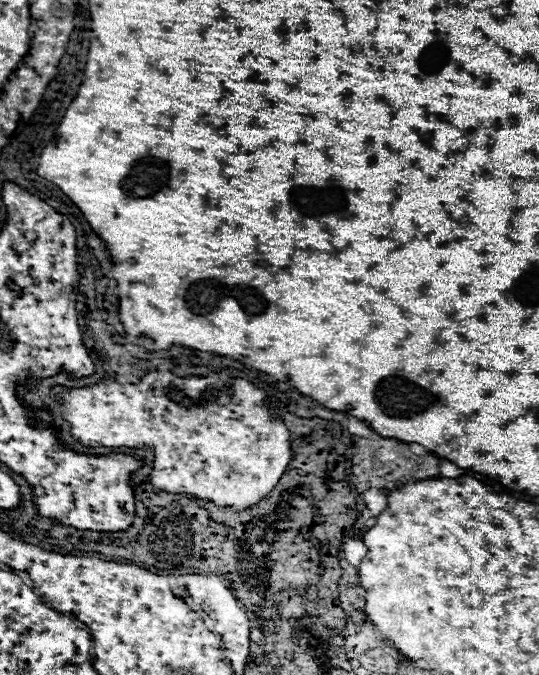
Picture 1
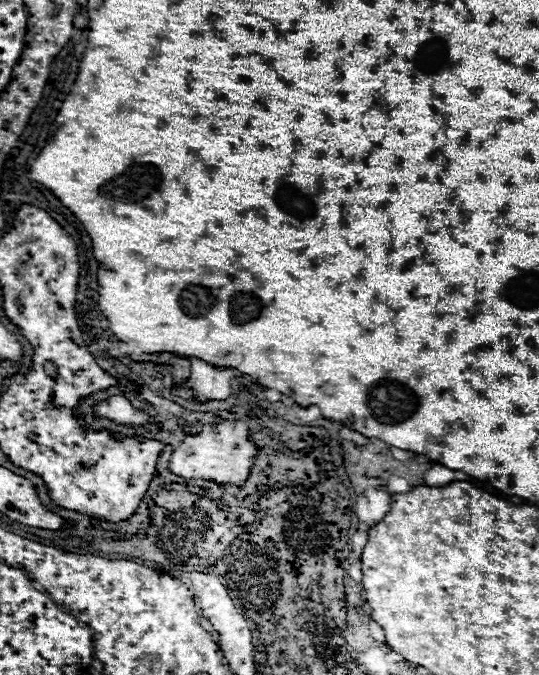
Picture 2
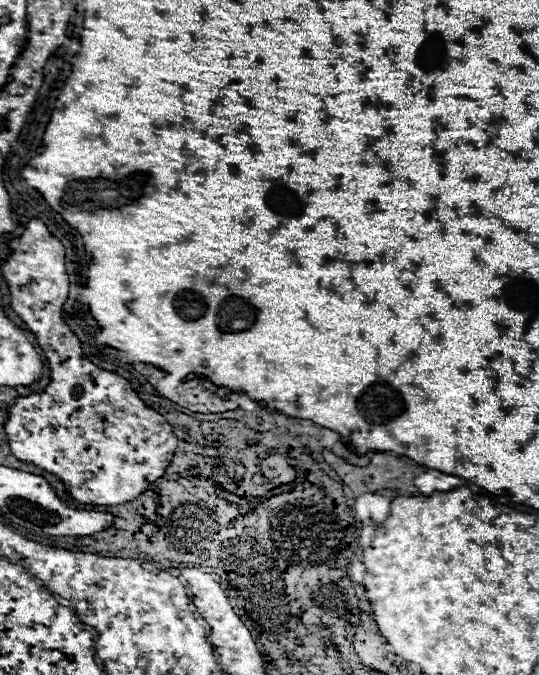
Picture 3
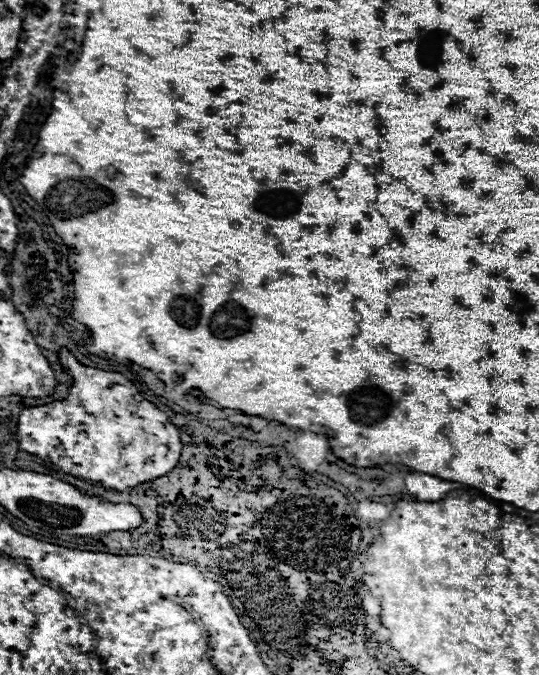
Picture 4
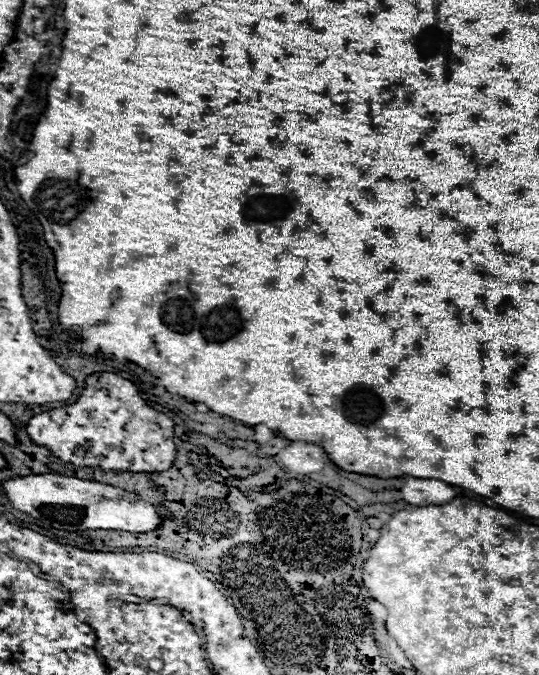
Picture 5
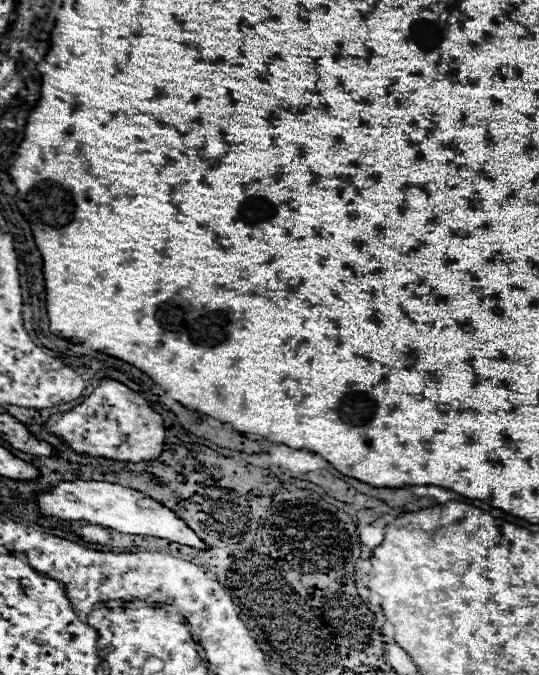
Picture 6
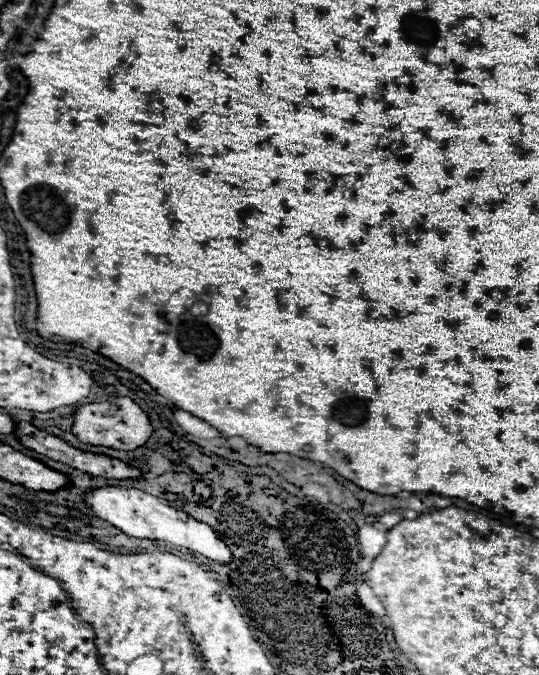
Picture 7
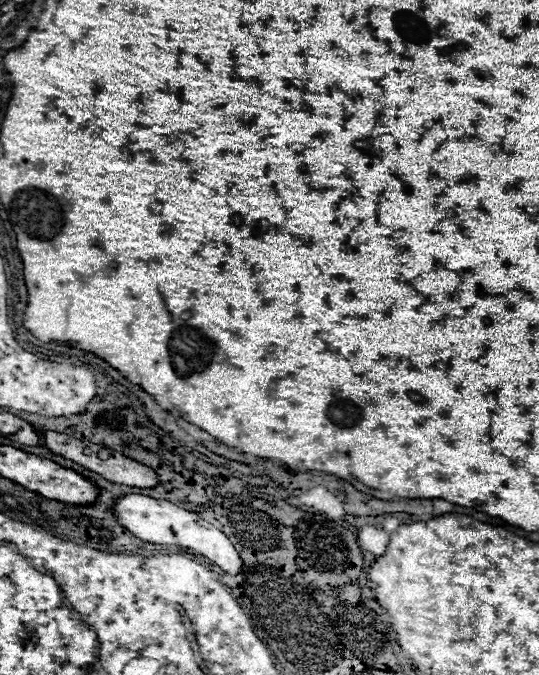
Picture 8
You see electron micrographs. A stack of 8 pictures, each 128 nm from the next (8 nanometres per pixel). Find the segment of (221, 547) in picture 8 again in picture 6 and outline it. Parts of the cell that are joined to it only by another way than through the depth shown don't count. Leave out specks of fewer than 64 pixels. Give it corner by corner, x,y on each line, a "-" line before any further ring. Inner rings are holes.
72,480
72,482
60,482
52,490
42,490
36,496
36,504
44,516
56,516
60,520
84,520
90,524
98,524
104,528
112,528
124,534
142,534
142,536
156,536
166,538
170,542
178,542
192,548
204,548
202,540
186,526
184,520
180,520
172,510
164,506
154,508
140,508
138,500
146,498
142,492
124,488
120,484
110,482
98,482
98,480

